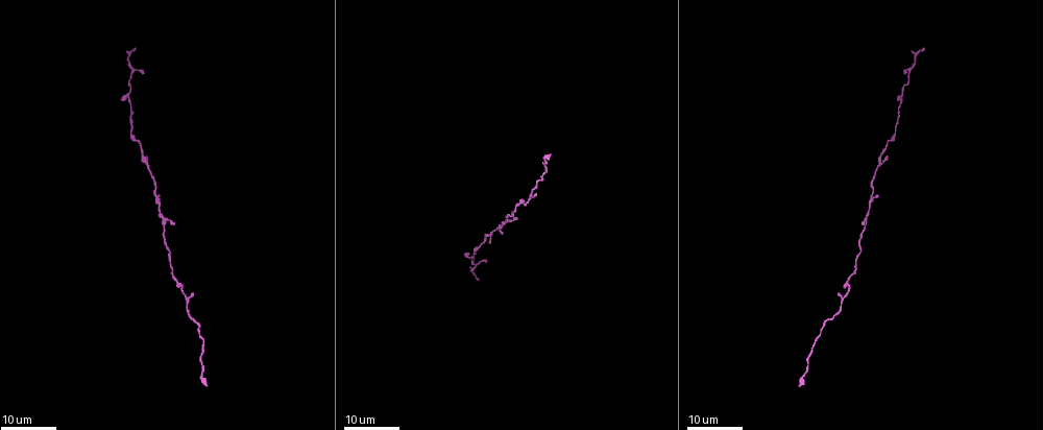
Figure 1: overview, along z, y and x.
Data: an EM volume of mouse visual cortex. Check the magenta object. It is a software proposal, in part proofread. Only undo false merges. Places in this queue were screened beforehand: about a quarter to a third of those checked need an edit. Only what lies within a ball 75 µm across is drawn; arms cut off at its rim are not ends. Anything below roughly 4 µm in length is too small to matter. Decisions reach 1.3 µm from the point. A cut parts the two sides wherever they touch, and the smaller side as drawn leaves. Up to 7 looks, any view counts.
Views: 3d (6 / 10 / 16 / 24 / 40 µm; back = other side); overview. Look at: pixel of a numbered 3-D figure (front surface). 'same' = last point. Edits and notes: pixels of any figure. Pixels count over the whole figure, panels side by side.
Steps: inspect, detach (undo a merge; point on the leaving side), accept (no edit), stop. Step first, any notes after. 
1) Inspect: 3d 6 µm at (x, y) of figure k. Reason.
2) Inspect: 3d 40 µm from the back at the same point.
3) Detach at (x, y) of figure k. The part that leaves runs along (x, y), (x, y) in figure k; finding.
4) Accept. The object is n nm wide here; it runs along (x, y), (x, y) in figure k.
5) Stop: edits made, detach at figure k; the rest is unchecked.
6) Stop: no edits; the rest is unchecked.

Inspect: 3d 24 µm at (163, 220) of figure 1. Three arms meet.

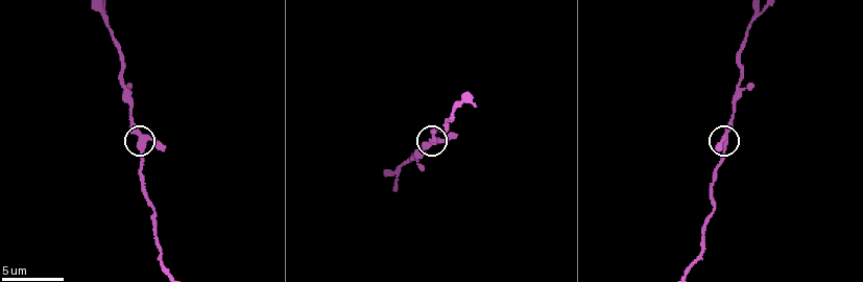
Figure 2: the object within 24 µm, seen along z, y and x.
Inspect: 3d 10 µm at (723, 135) of figure 2.

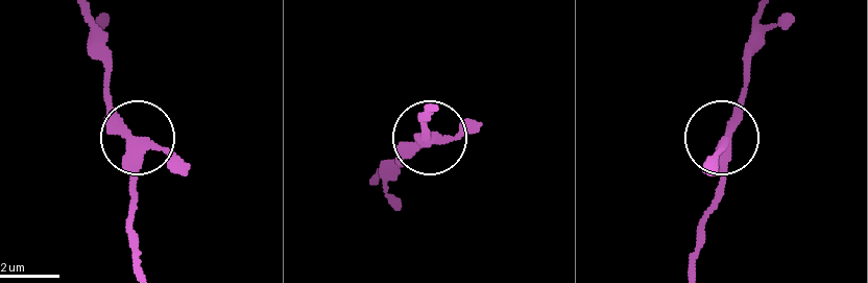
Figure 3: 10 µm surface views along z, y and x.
Accept. 3 arms meet here; it runs along (130, 135), (105, 86) in figure 3; one cell here.

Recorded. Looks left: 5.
Inspect: 3d 10 µm at (106, 19) of figure 2. Three-way junction.

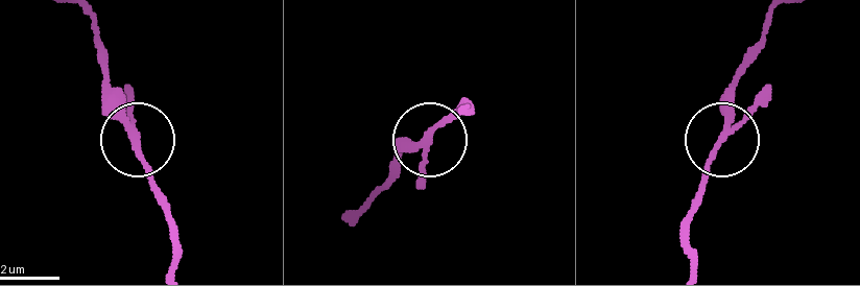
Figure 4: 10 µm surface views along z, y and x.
Accept. The object is 160 nm wide here; it runs along (171, 266), (166, 206), (106, 81) in figure 4; continuous, no second cell.

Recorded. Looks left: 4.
Inspect: 3d 24 µm at (892, 136) of figure 1. Thick turns thin.

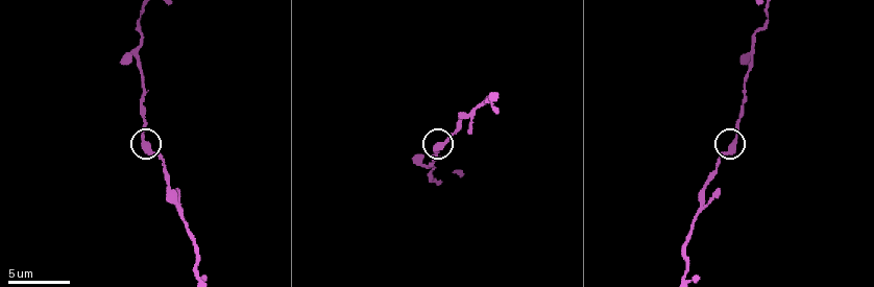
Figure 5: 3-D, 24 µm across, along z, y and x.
Inspect: 3d 6 µm at (144, 141) of figure 5.

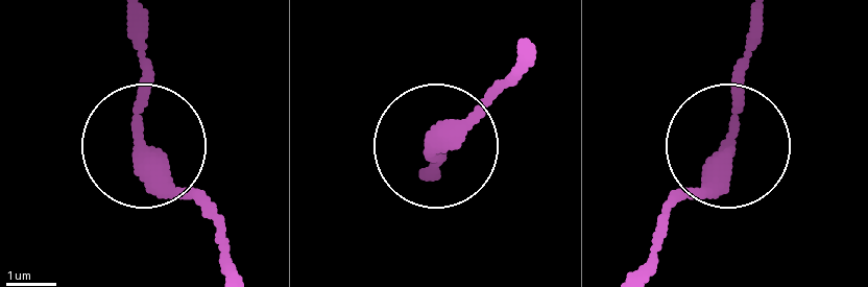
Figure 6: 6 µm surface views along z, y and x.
Accept. It runs along (228, 263), (208, 213), (142, 151), (138, 26) in figure 6; one cell here.

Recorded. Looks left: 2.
Stop: no edits; the rest is unchecked.

